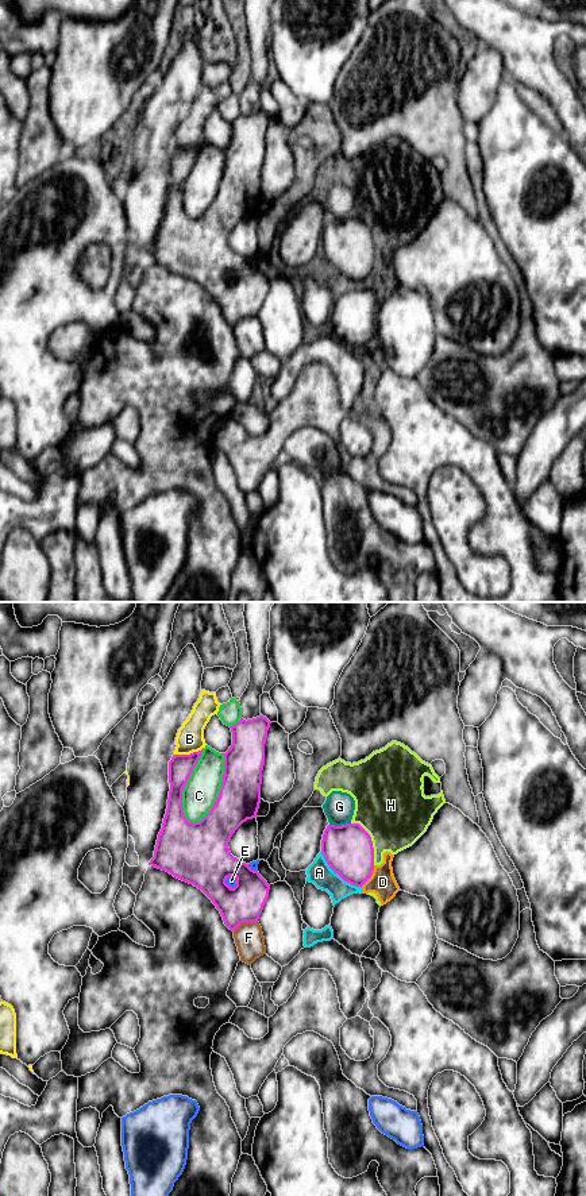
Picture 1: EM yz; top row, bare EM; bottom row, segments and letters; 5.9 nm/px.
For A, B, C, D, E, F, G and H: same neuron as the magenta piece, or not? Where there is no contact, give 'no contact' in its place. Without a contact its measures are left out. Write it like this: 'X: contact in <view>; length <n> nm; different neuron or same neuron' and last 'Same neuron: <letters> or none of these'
A: contact in yz; length 320 nm; different neuron
B: contact in yz; length 180 nm; different neuron
C: contact in yz; length 460 nm; different neuron
D: contact in yz; length 150 nm; different neuron
E: contact in yz; length 90 nm; different neuron
F: contact in yz; length 170 nm; different neuron
G: contact in yz; length 130 nm; different neuron
H: contact in yz; length 300 nm; different neuron
Same neuron: none of these

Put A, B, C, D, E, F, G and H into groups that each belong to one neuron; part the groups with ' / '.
A D G H / B / C / E / F

